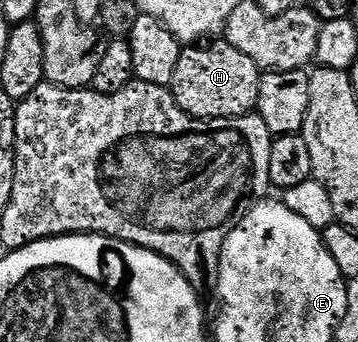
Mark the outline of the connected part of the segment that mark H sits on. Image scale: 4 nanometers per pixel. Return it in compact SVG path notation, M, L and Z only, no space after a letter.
M219 39L208 49L187 47L177 59L177 71L169 86L175 102L190 117L200 121L212 121L222 117L246 117L259 104L259 78L261 70L249 59L241 55L237 47L228 45L226 40Z

